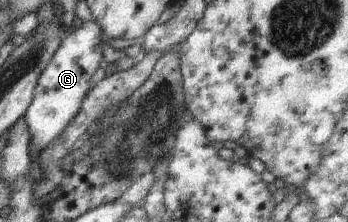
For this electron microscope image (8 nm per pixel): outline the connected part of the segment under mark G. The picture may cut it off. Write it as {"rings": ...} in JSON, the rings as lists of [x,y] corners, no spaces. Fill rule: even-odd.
{"rings":[[[93,20],[93,22],[81,22],[80,28],[74,28],[70,33],[64,33],[64,36],[61,38],[60,46],[58,47],[58,50],[54,53],[54,56],[50,59],[50,62],[48,63],[48,66],[42,71],[42,74],[40,75],[40,78],[38,79],[38,84],[36,85],[36,88],[34,89],[34,96],[32,99],[32,102],[30,103],[30,106],[28,107],[28,110],[25,112],[25,121],[27,122],[29,132],[32,137],[35,138],[38,146],[40,146],[41,150],[48,146],[52,141],[56,140],[58,137],[61,136],[61,132],[68,126],[69,122],[73,120],[73,118],[78,114],[78,111],[80,110],[82,101],[84,100],[84,97],[88,94],[88,89],[90,86],[90,78],[92,78],[92,75],[98,70],[98,65],[100,64],[100,60],[102,60],[102,49],[101,45],[103,43],[102,39],[100,39],[98,36],[100,34],[101,26]]]}

